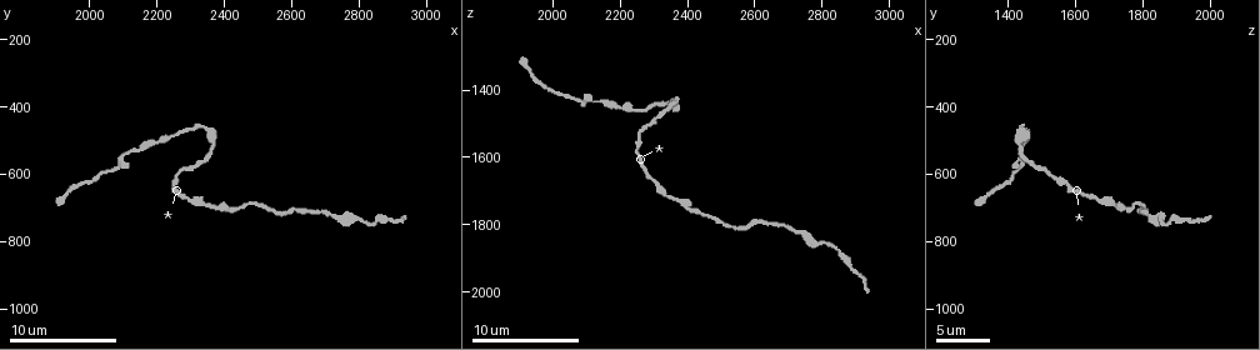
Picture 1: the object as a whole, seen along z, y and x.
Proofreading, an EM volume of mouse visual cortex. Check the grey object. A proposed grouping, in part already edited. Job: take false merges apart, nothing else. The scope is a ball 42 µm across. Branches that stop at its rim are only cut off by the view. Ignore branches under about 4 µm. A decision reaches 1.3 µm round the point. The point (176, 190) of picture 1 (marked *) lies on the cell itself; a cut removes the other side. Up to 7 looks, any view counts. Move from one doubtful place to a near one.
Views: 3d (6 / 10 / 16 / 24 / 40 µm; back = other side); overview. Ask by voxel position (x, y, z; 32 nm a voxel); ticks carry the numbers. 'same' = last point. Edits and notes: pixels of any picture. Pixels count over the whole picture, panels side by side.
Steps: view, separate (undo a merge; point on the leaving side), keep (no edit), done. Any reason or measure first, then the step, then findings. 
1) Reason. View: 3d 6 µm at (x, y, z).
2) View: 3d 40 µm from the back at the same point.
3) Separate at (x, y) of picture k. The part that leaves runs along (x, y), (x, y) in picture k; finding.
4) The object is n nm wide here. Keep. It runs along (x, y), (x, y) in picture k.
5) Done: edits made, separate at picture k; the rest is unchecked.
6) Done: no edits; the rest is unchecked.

Thick turns thin. View: 3d 6 µm at (2320, 450, 1440).

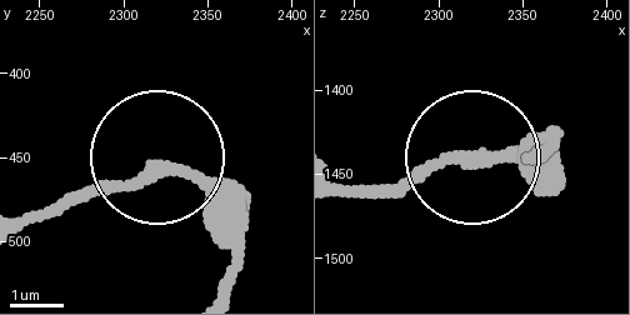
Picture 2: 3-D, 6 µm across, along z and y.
The object is 240 nm wide here. Keep. It runs along (218, 291), (226, 224), (164, 166), (48, 211) in picture 2; continuous, no second cell.

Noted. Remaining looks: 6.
Sudden change in width. View: 3d 16 µm at (2790, 730, 1850).

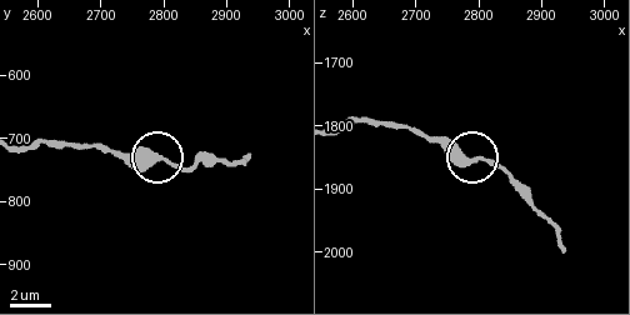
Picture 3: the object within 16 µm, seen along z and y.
Keep. It runs along (335, 133), (360, 123), (395, 123), (420, 130), (509, 176) in picture 3; continuous, no second cell.

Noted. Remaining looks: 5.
Calibre changes. View: 3d 6 µm at (2070, 580, 1420).

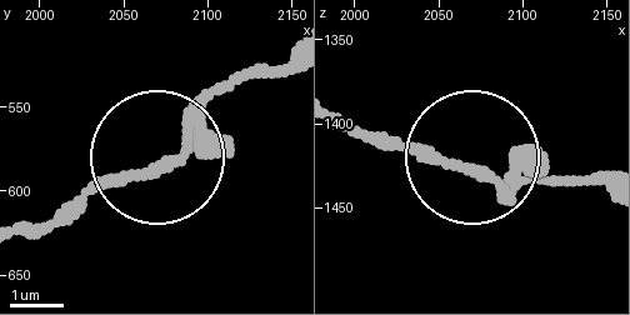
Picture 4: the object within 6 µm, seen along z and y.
Keep. It runs along (603, 189), (495, 184), (365, 135) in picture 4; one cell here.

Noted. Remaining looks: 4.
Done: no edits; the rest is unchecked.

